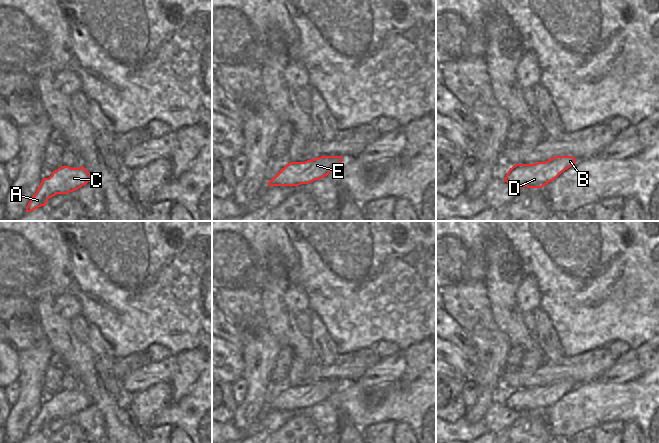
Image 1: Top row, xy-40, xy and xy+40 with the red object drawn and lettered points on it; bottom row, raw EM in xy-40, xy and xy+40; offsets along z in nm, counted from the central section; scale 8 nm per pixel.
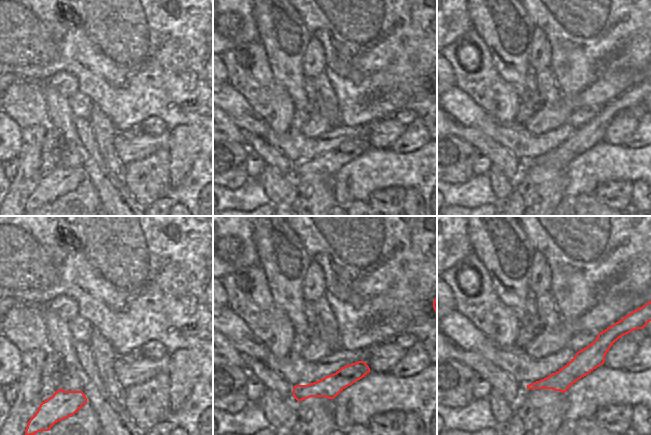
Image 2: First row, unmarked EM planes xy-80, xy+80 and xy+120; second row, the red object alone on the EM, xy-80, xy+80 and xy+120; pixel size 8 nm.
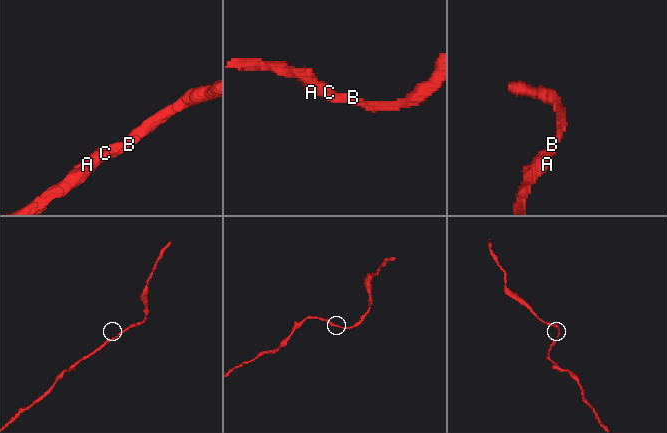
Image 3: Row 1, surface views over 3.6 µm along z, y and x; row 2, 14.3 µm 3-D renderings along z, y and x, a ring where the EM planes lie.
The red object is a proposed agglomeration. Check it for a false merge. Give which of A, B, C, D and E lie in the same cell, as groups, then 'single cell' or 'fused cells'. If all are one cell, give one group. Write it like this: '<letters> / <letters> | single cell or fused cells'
A B C D E | single cell

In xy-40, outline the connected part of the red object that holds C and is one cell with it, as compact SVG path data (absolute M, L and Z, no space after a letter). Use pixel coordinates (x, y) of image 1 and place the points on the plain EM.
M61 390L52 396L49 402L44 402L36 417L30 423L26 436L31 436L41 430L46 430L49 422L57 418L73 416L92 404L88 394L83 390L71 392Z

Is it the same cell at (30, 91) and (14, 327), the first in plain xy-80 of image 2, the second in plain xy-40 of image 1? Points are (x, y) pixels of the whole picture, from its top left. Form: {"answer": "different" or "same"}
{"answer": "same"}

